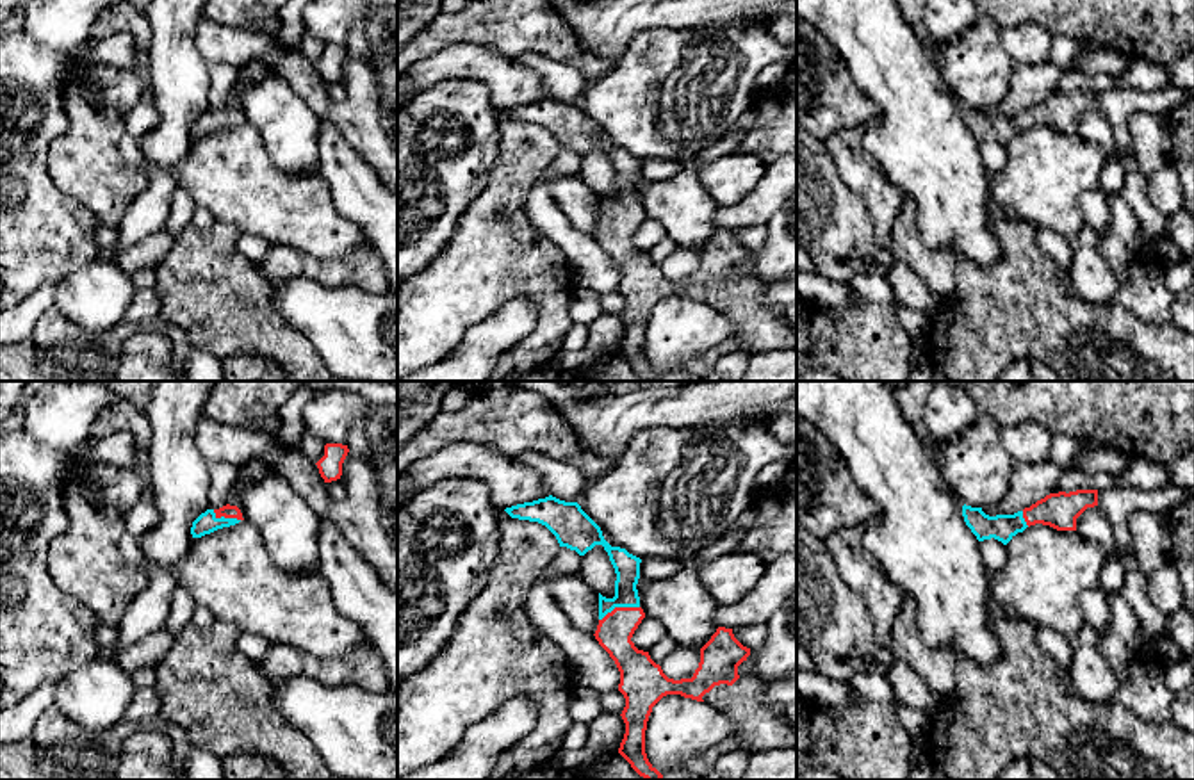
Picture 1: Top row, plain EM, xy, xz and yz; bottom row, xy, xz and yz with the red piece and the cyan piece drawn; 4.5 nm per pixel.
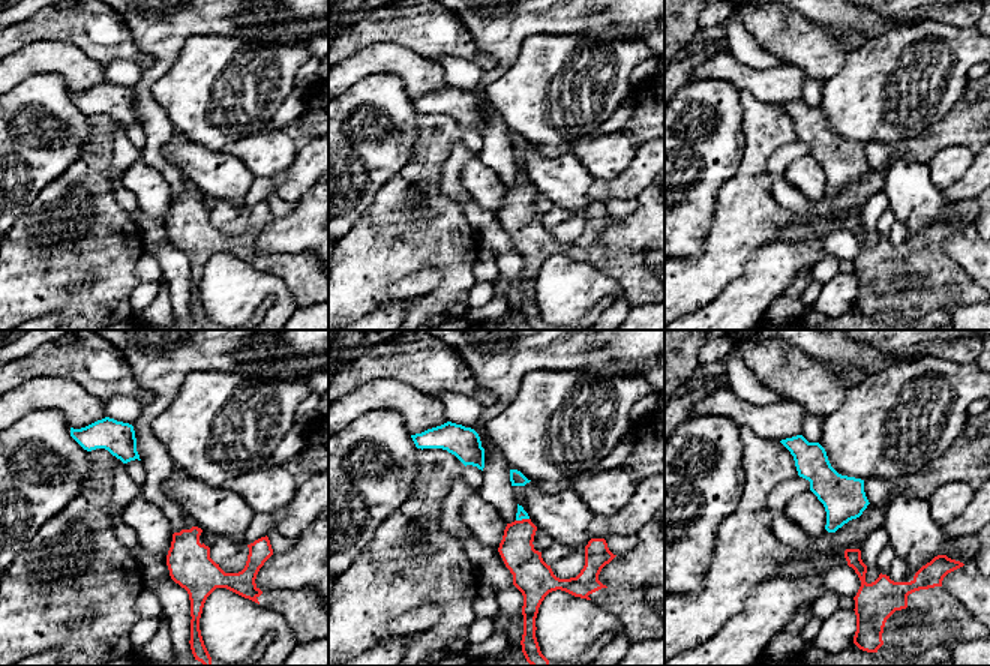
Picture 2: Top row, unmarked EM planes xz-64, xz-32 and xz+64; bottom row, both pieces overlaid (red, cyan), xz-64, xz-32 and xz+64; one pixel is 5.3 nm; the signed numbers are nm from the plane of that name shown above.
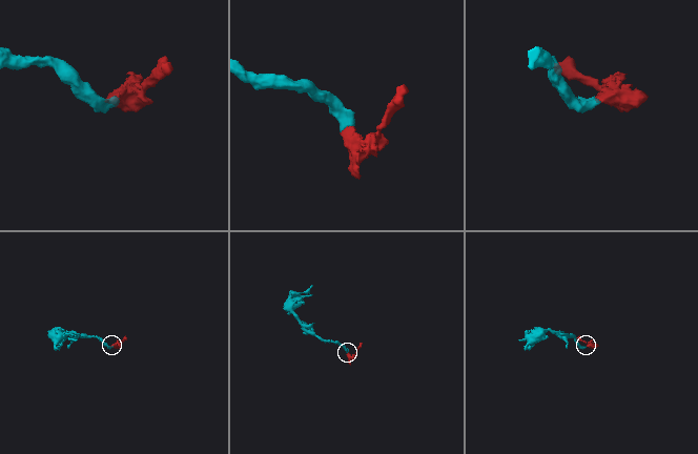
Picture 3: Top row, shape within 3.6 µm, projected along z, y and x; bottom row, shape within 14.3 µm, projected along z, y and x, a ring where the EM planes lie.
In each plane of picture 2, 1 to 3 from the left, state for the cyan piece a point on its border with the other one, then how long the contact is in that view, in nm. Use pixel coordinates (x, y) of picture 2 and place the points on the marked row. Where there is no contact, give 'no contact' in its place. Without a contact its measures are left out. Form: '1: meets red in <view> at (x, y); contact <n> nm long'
1: no contact
2: meets red in xz-32 at (522, 519); contact 70 nm long
3: no contact

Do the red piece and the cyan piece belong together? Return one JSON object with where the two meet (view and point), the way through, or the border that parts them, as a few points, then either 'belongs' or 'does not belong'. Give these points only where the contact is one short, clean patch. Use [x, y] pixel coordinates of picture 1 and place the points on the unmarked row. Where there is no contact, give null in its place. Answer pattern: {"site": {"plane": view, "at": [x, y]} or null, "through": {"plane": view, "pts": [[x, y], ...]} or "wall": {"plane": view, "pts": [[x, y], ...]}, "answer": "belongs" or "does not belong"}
{"site": {"plane": "xz", "at": [619, 209]}, "through": {"plane": "xz", "pts": [[613, 234], [619, 209], [626, 202], [626, 166]]}, "answer": "belongs"}

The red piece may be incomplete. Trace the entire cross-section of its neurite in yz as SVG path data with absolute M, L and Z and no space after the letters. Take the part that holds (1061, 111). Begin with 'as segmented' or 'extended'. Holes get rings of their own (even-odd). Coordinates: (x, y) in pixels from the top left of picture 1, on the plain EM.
extended | M1076 91L1050 94L1014 116L989 118L982 109L964 105L962 118L978 142L994 139L1007 146L1018 134L1035 125L1050 126L1057 132L1076 132L1076 119L1094 107L1098 107L1098 91Z

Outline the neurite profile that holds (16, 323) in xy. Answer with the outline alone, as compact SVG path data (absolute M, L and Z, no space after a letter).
M43 283L29 297L0 312L0 347L29 338L46 310L53 306L55 283Z

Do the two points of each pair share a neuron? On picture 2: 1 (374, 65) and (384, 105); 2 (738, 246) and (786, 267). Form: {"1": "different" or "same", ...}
{"1": "different", "2": "different"}

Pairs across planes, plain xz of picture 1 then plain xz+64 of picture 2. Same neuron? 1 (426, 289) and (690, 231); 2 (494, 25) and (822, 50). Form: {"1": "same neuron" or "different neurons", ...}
{"1": "different neurons", "2": "same neuron"}

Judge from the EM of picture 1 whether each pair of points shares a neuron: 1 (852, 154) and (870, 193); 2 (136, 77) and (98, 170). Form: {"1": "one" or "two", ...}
{"1": "one", "2": "one"}

